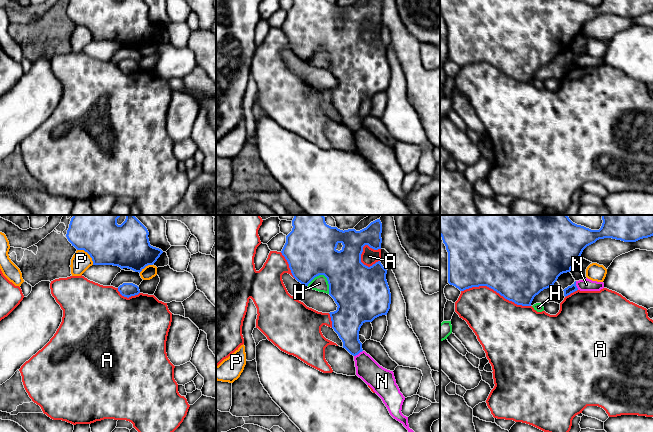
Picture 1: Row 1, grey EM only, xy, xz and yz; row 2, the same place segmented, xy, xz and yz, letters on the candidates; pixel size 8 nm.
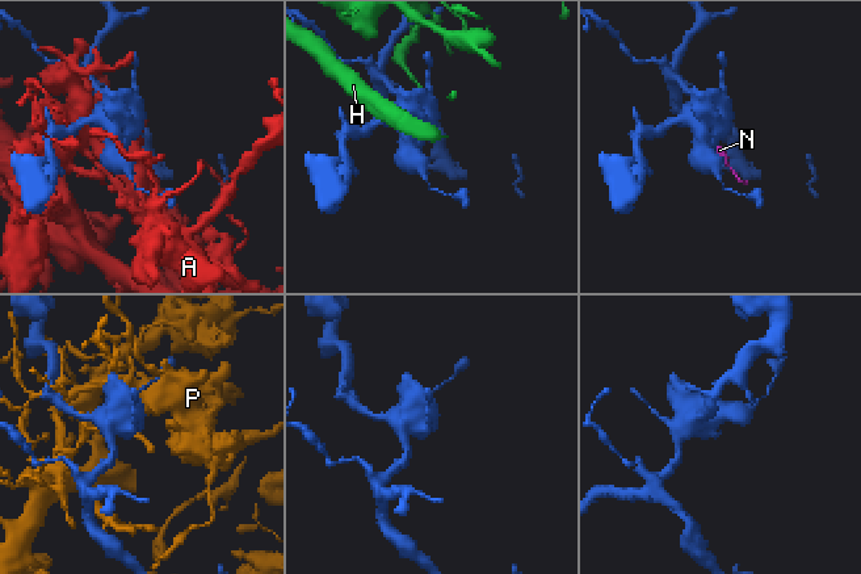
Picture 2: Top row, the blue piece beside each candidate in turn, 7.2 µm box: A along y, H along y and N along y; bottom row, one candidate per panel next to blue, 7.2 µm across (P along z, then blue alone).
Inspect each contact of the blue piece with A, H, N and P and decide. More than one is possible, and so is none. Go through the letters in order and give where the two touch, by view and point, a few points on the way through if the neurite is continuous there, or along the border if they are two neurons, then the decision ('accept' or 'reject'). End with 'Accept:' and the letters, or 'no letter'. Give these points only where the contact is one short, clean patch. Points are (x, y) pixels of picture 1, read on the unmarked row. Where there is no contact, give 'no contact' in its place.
A: meets blue in yz at (496, 67); reject
H: meets blue in xz at (324, 51); reject
N: meets blue in xz at (358, 129); runs through xz (347, 100), (351, 119), (358, 129), (366, 143), (374, 151); accept
P: meets blue in xy at (88, 29); reject
Accept: N

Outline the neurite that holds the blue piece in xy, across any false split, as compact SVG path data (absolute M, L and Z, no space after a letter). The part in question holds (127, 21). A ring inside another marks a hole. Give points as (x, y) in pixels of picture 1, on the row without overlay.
M69 0L66 13L77 26L84 26L90 31L93 41L113 41L140 49L163 29L150 21L148 11L143 0Z

